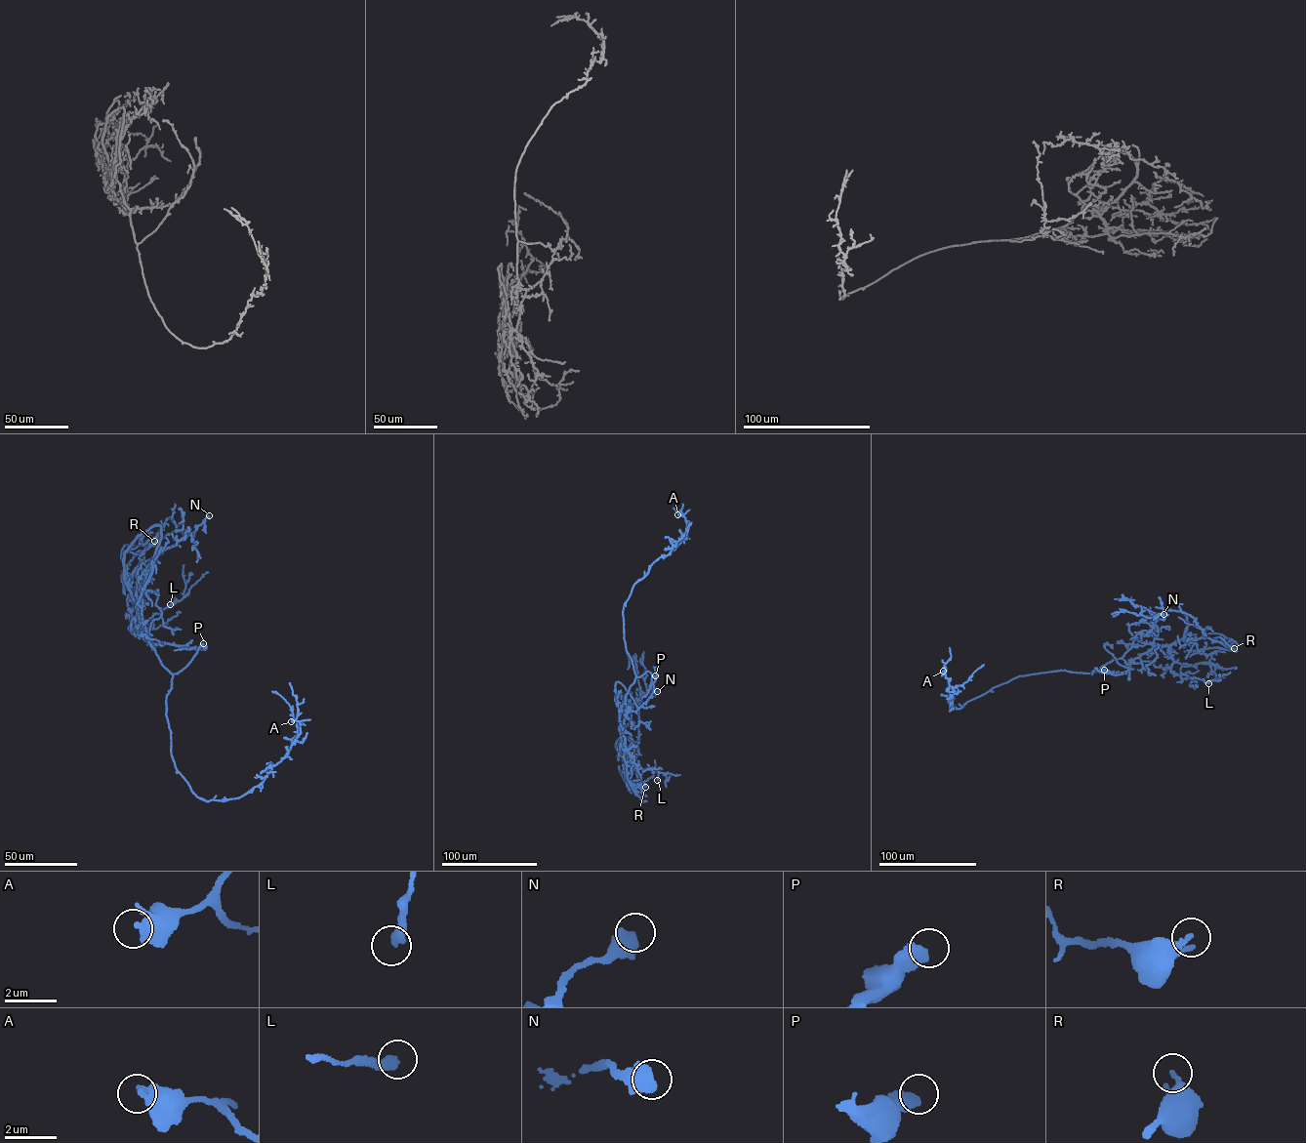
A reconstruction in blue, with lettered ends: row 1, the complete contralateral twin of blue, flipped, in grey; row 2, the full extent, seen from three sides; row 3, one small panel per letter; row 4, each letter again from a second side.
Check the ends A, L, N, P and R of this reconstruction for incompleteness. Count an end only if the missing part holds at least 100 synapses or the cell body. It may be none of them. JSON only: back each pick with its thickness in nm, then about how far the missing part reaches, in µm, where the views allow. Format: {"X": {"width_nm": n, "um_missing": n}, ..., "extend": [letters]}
{"P": {"width_nm": 500, "um_missing": 110}, "extend": ["P"]}

